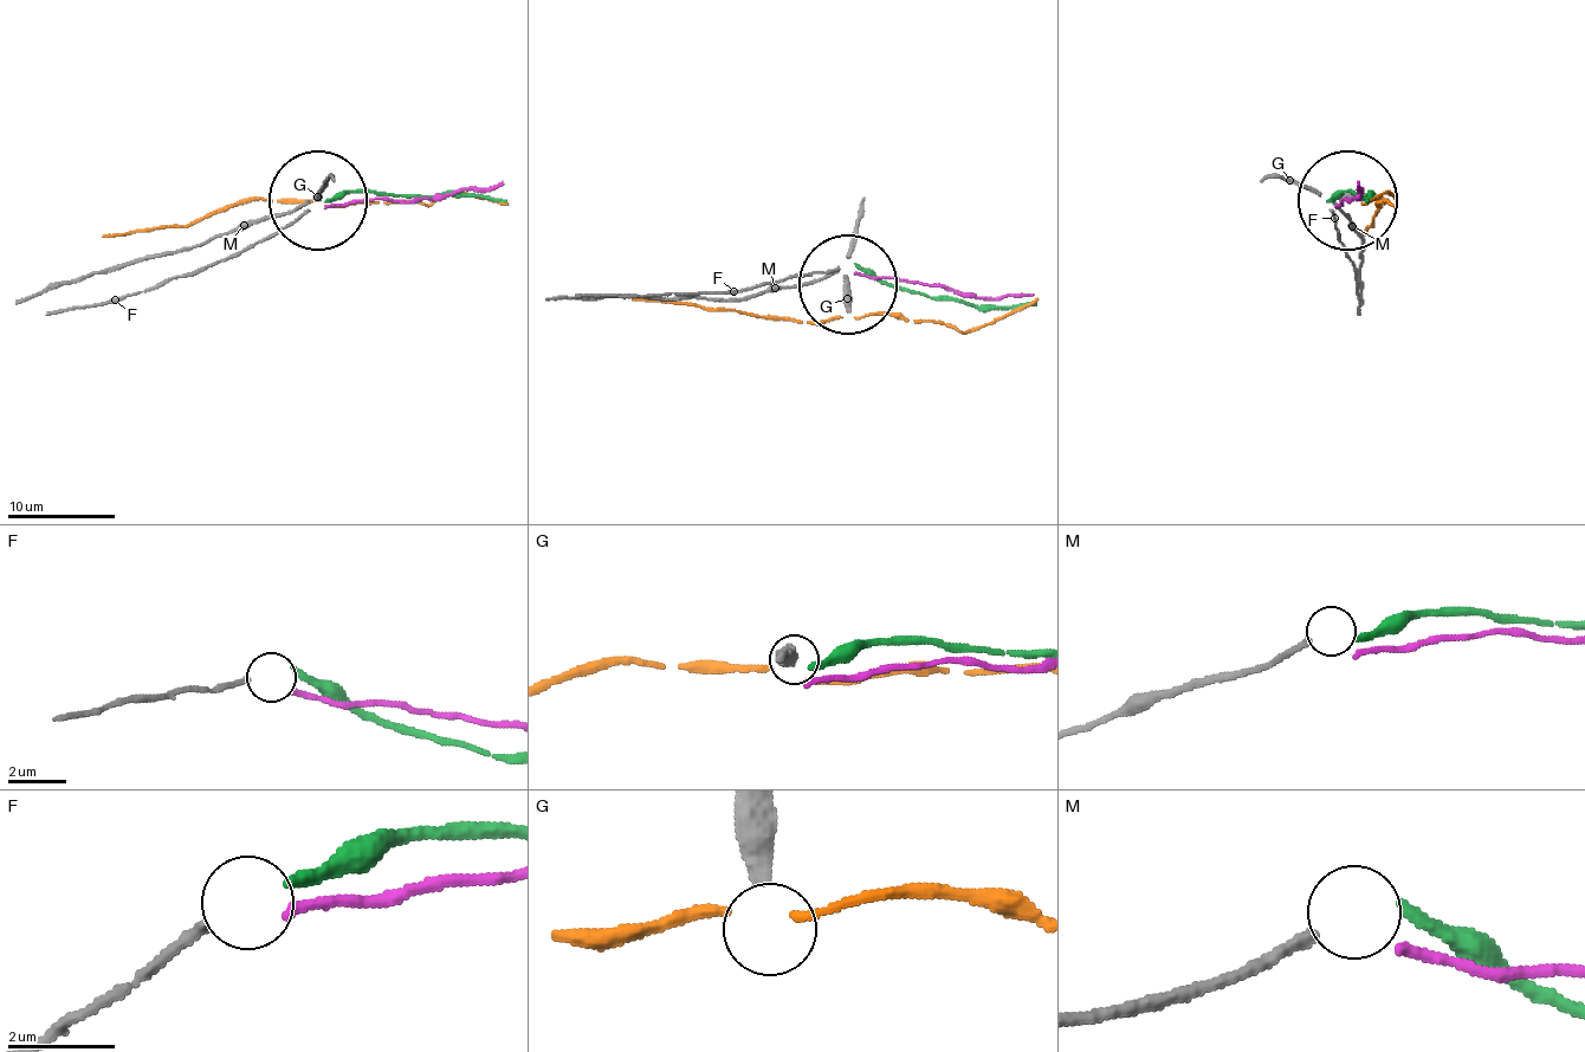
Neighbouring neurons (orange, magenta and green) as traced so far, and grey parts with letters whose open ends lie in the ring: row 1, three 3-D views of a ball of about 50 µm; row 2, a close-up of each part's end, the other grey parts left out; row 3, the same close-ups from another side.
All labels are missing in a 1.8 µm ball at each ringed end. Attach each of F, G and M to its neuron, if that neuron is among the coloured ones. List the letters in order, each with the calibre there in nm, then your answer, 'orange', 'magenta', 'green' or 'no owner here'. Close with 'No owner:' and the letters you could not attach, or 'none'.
F: calibre 190 nm; magenta
G: calibre 400 nm; no owner here
M: calibre 220 nm; green
No owner: G

